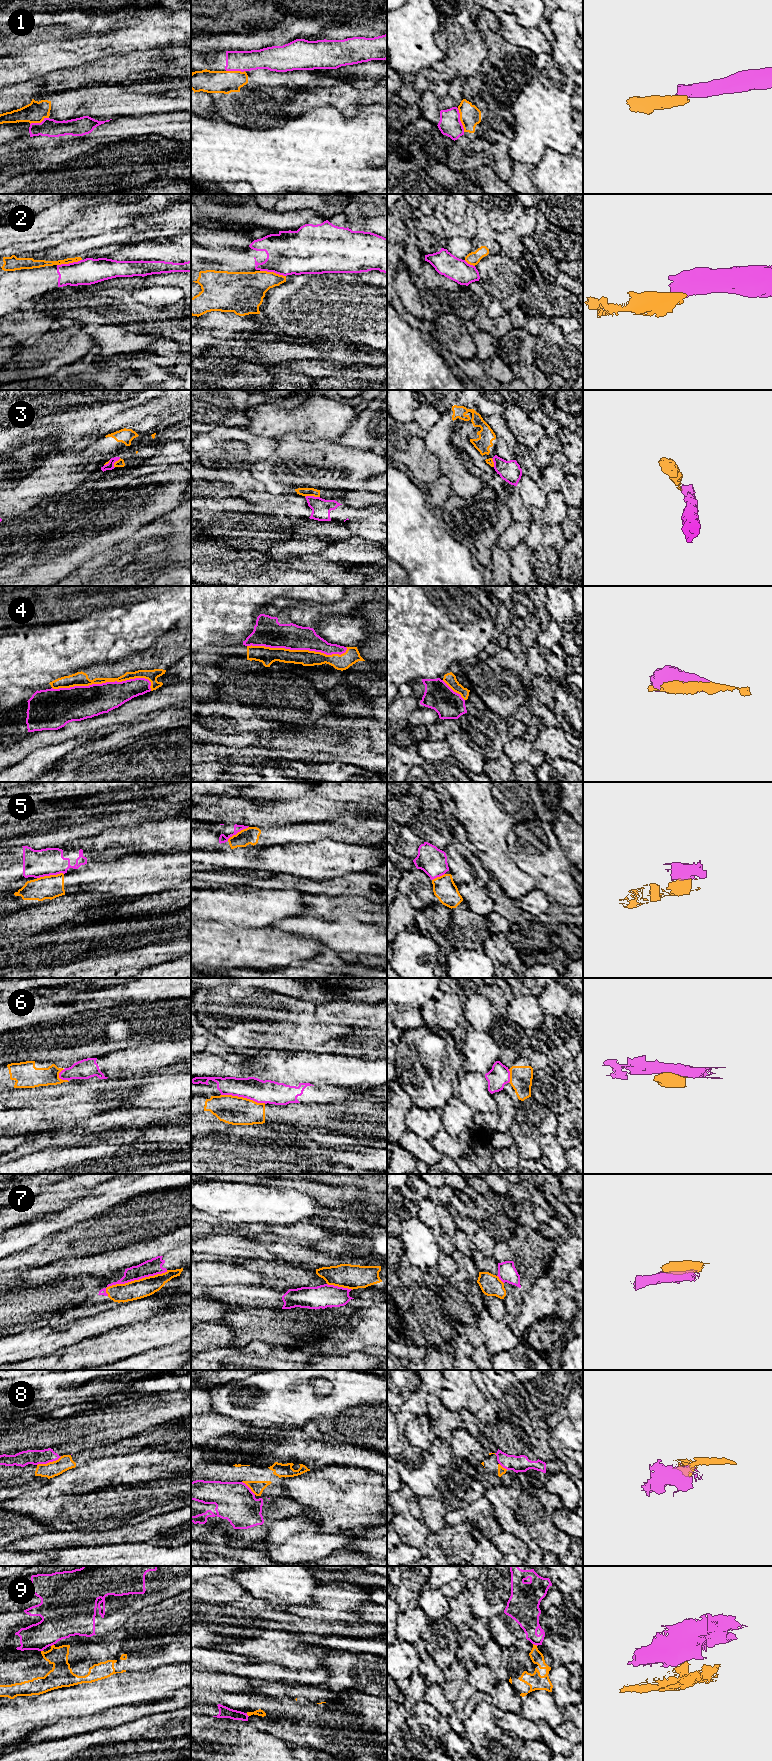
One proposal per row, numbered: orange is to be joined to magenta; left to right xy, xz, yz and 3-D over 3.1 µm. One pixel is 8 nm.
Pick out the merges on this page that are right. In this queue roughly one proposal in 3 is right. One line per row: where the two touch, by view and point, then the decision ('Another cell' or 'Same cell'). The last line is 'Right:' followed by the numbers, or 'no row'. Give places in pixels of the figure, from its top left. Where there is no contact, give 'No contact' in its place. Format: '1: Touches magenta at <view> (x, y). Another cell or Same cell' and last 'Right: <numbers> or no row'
1: Touches magenta at yz (459, 120). Another cell
2: Touches magenta at xz (273, 271). Another cell
3: Touches magenta at xz (312, 496). Another cell
4: Touches magenta at xy (102, 683). Same cell
5: Touches magenta at xy (50, 874). Another cell
6: Touches magenta at xz (243, 1097). Another cell
7: Touches magenta at xy (134, 1279). Another cell
8: Touches magenta at xy (49, 1461). Another cell
9: Touches magenta at yz (535, 1644). Another cell
Right: 4

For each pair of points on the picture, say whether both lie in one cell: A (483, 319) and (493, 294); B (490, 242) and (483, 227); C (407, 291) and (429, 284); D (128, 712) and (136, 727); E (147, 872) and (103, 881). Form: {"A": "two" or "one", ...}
{"A": "two", "B": "one", "C": "two", "D": "two", "E": "one"}

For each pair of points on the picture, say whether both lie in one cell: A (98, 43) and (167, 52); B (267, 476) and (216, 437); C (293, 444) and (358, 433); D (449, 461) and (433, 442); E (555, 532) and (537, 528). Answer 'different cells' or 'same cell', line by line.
A: different cells
B: different cells
C: different cells
D: same cell
E: different cells

